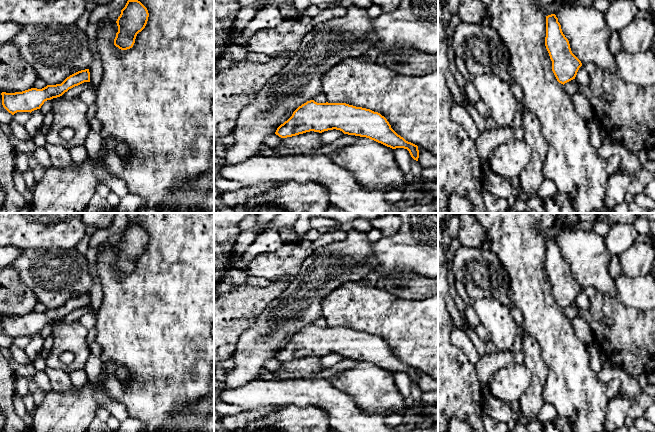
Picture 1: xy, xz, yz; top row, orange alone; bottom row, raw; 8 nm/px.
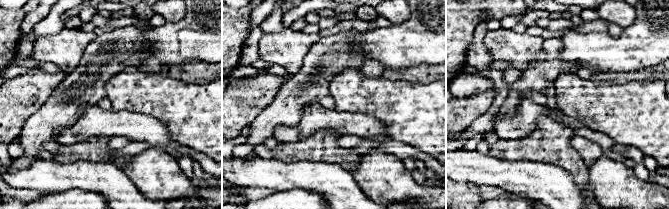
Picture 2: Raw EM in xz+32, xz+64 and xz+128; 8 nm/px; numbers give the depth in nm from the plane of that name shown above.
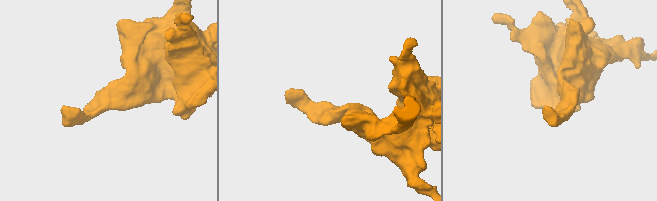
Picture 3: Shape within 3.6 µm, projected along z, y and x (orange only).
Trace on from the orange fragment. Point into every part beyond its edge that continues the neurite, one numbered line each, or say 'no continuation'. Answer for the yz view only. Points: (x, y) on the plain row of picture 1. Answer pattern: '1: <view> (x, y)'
no continuation

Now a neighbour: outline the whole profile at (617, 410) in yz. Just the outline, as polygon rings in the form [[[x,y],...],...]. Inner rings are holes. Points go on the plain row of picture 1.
[[[621,394],[609,400],[604,420],[604,427],[607,432],[614,432],[624,426],[629,408],[630,401]]]

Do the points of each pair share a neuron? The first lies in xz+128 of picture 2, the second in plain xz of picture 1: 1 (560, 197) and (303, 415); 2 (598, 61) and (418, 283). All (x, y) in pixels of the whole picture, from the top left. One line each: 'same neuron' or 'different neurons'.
1: different neurons
2: different neurons

